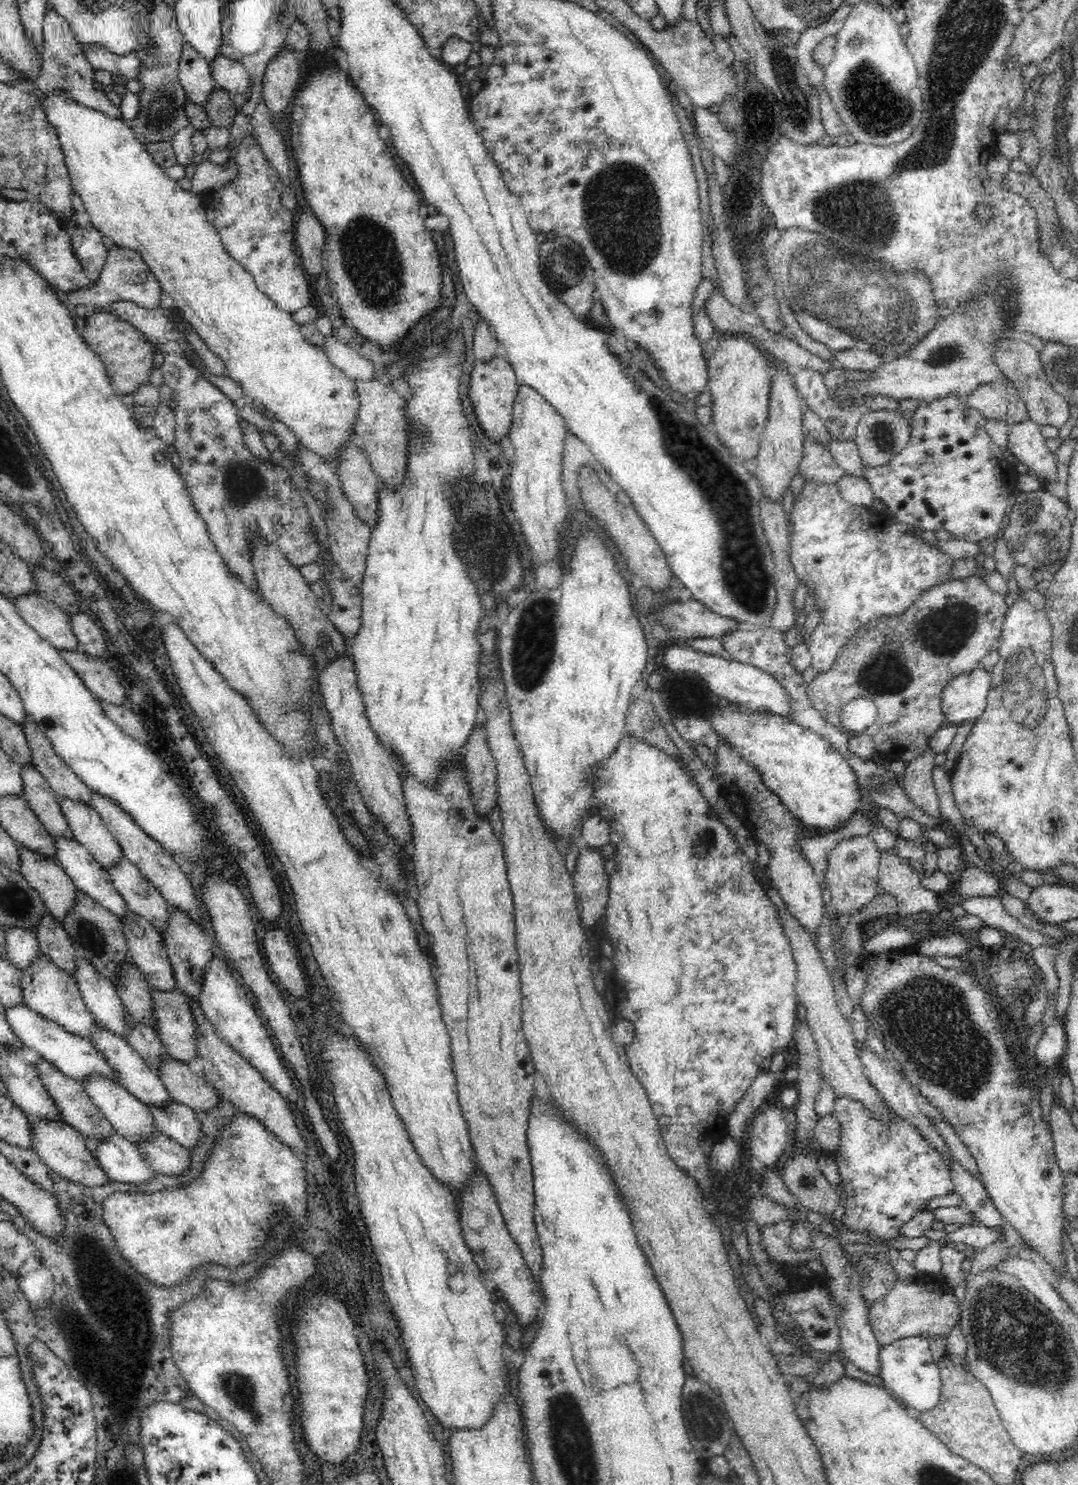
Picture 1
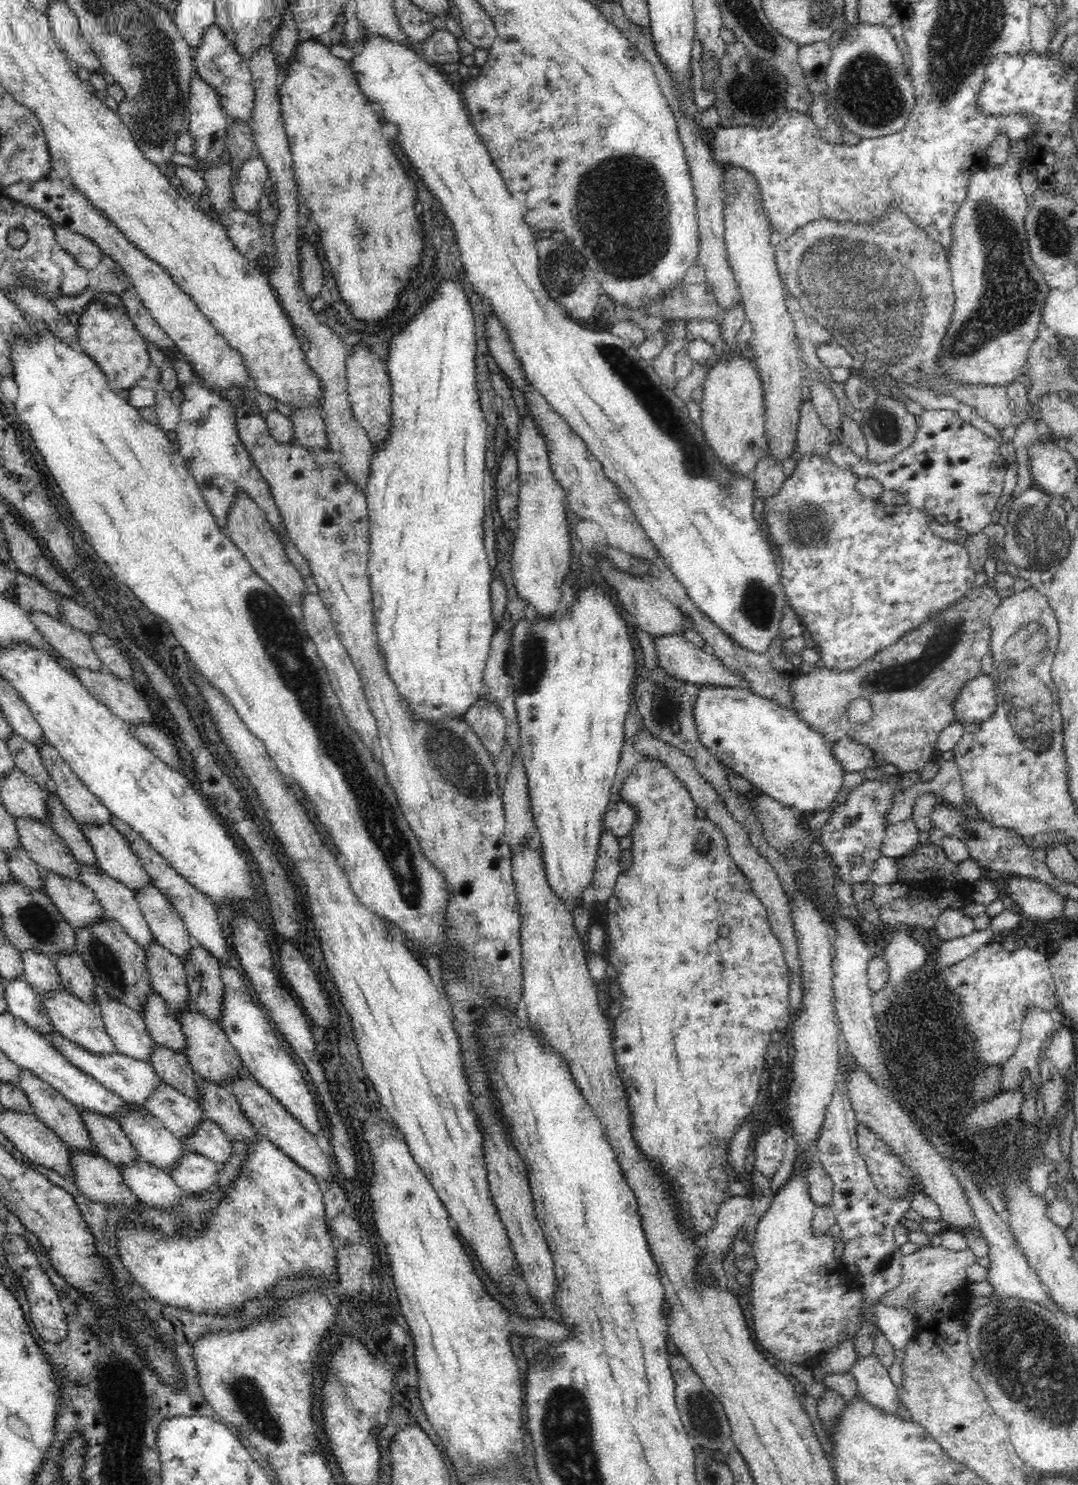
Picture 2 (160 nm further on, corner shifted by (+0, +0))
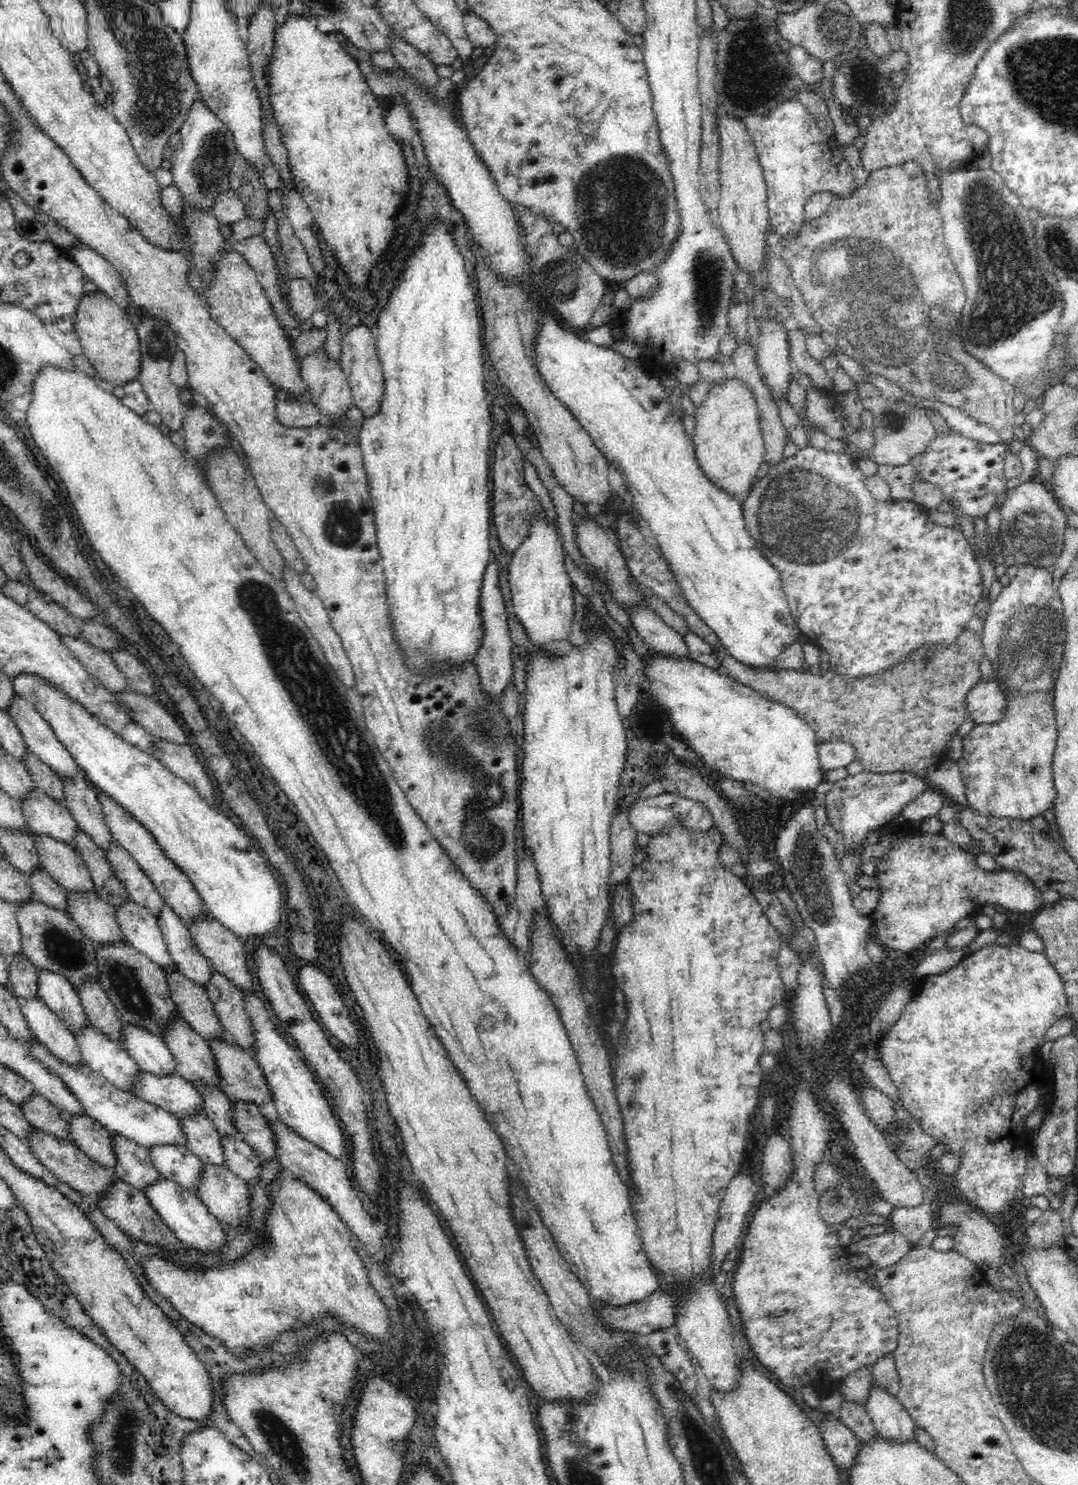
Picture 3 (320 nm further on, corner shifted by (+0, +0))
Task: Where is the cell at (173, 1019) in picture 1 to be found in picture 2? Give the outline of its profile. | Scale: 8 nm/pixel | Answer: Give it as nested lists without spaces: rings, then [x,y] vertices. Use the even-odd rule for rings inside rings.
[[[196,1008],[182,1010],[177,1013],[178,1022],[184,1032],[184,1054],[186,1054],[188,1063],[192,1066],[194,1073],[209,1082],[216,1082],[218,1085],[236,1080],[244,1076],[246,1069],[238,1051],[234,1050],[234,1045],[216,1021],[204,1016]]]

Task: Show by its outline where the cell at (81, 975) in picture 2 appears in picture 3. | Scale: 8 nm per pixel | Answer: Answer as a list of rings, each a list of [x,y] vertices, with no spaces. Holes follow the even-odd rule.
[[[86,980],[74,986],[84,1013],[89,1022],[99,1032],[117,1043],[122,1041],[122,1020],[116,1005],[108,997],[102,985],[96,980]]]

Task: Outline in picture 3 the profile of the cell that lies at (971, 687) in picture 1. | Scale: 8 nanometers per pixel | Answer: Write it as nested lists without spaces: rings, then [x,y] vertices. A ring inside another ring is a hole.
[[[982,680],[974,685],[966,698],[967,713],[975,723],[998,723],[1007,714],[1009,701],[996,680]]]

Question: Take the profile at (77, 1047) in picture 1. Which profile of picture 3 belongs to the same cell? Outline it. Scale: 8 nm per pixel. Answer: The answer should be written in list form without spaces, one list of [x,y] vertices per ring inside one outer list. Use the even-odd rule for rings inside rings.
[[[138,1072],[138,1078],[134,1088],[130,1091],[134,1091],[134,1096],[142,1099],[150,1104],[155,1104],[172,1114],[178,1116],[194,1116],[196,1110],[204,1109],[204,1099],[202,1095],[198,1093],[198,1089],[194,1087],[194,1084],[190,1083],[183,1076],[178,1073],[168,1076],[156,1076],[148,1072]]]

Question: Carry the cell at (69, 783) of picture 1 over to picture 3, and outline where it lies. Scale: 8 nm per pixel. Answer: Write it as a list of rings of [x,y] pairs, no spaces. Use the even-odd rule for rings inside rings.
[[[80,772],[62,780],[65,787],[63,804],[72,811],[80,830],[90,836],[102,851],[110,849],[113,836],[105,823],[97,792],[90,789]]]

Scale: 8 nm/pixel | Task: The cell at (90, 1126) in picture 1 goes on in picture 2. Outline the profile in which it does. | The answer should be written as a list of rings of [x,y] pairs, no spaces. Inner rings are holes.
[[[86,1108],[78,1109],[82,1115],[82,1122],[86,1123],[86,1130],[90,1133],[92,1144],[100,1155],[110,1161],[110,1164],[118,1169],[124,1169],[125,1166],[130,1166],[141,1158],[115,1120]]]

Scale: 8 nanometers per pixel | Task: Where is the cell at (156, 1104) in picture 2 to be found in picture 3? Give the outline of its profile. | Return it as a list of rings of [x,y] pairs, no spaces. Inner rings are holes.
[[[204,1109],[196,1110],[194,1116],[178,1117],[182,1123],[182,1131],[186,1135],[188,1149],[205,1163],[224,1166],[221,1134]]]

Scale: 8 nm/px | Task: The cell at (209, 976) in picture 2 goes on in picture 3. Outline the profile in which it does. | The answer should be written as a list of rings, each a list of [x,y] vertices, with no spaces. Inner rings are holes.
[[[212,970],[210,982],[204,986],[209,1000],[214,1004],[216,1017],[222,1027],[234,1037],[235,1042],[249,1053],[254,1050],[254,1025],[246,1015],[243,992],[223,974]]]

